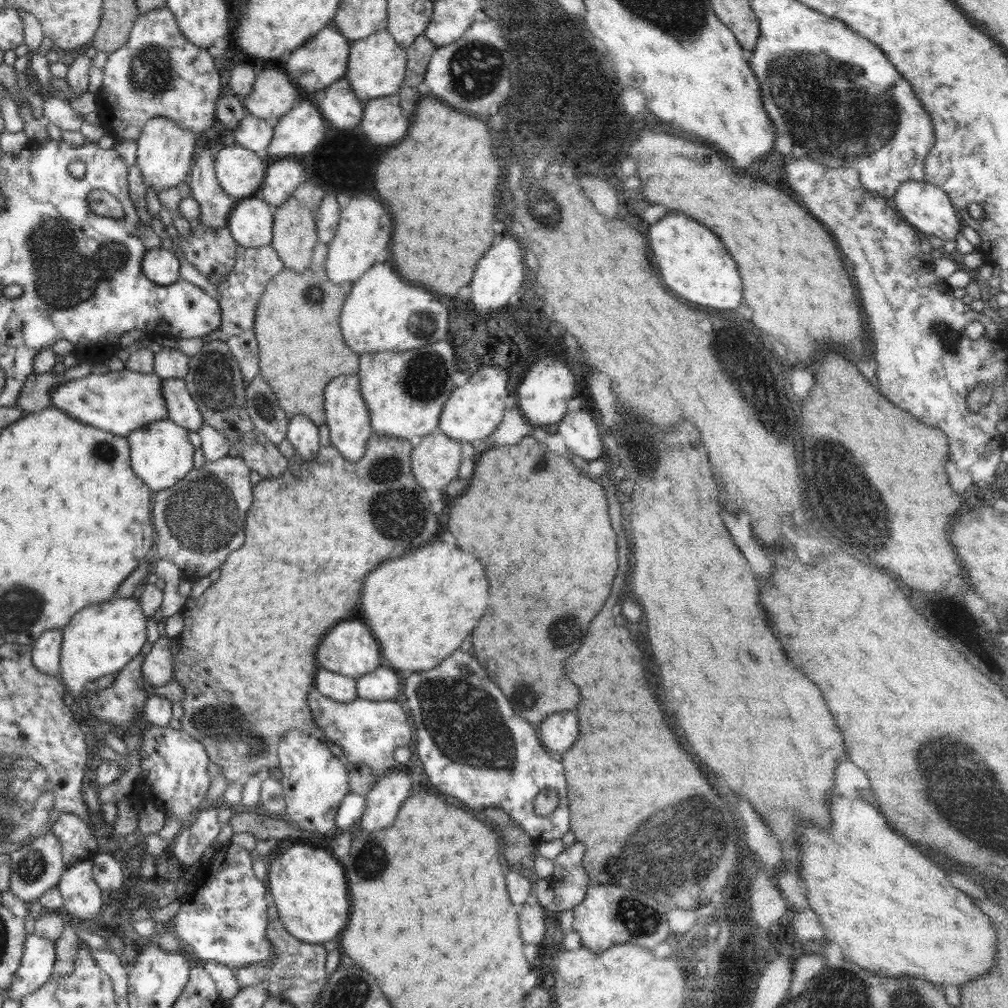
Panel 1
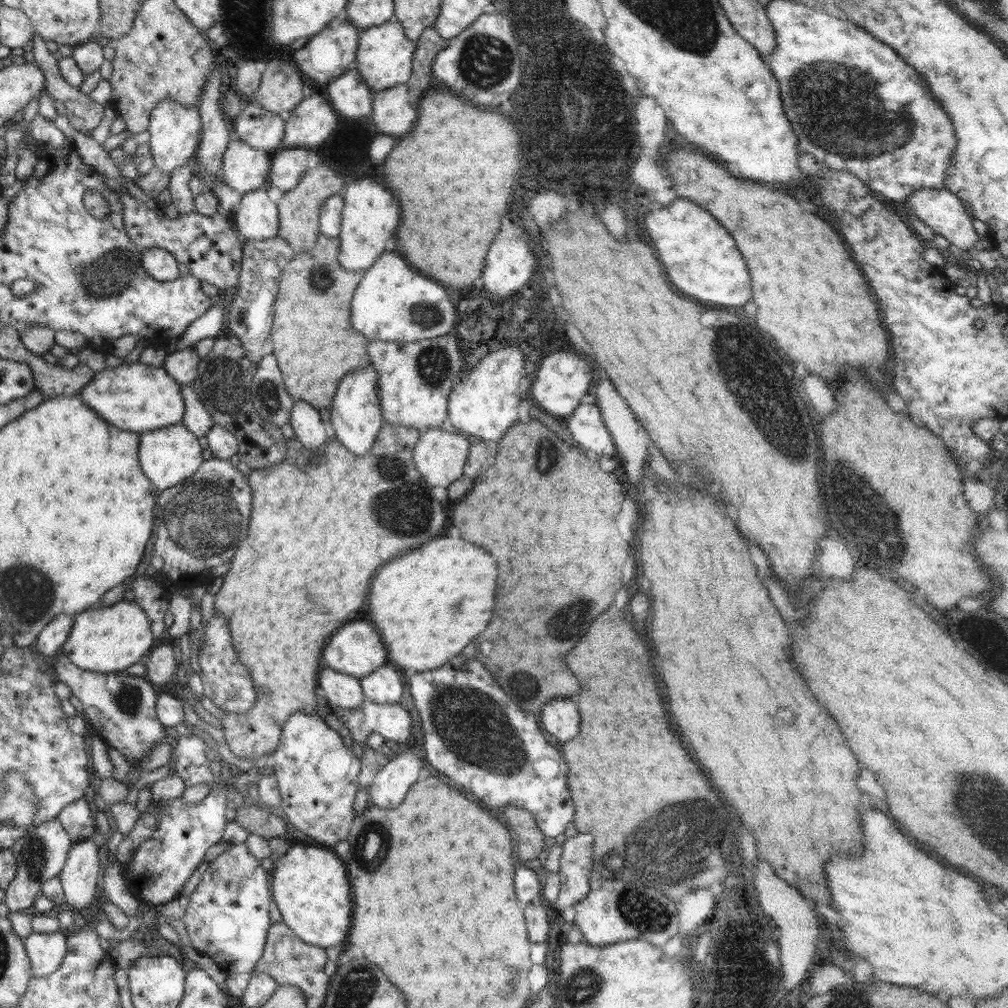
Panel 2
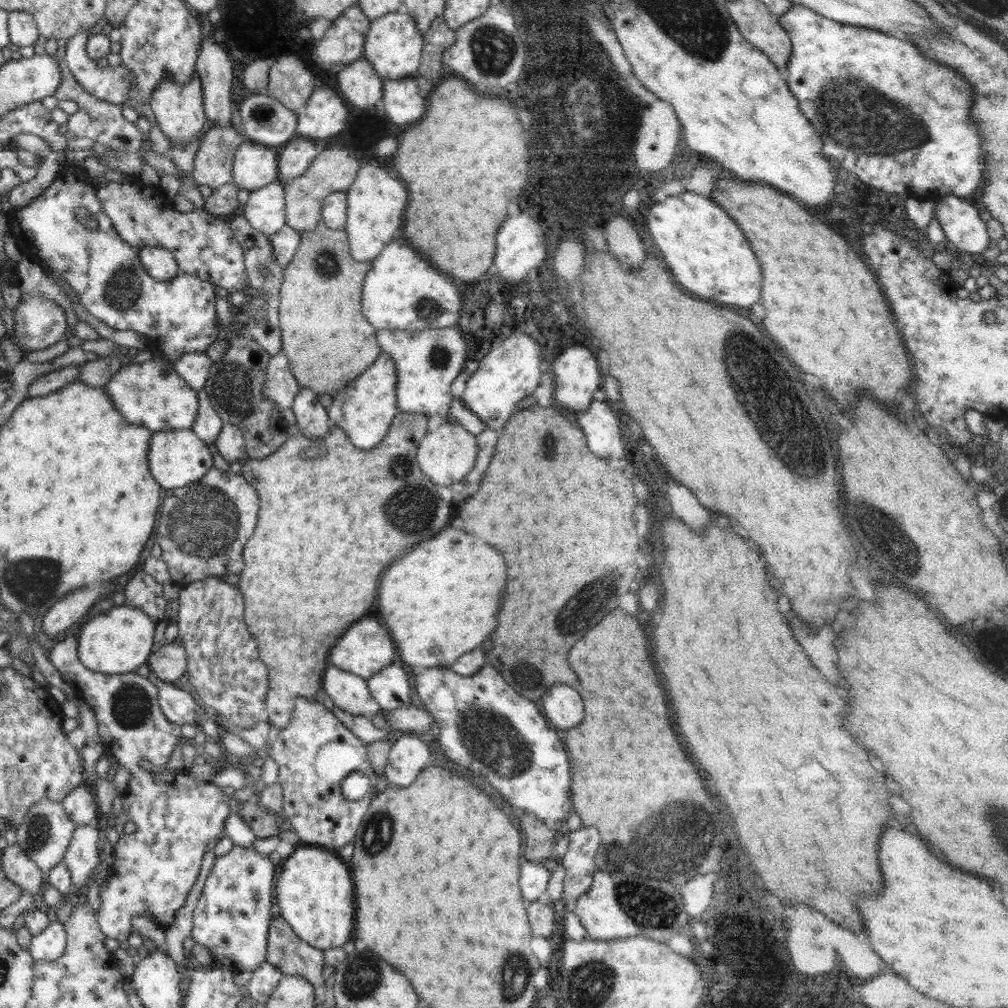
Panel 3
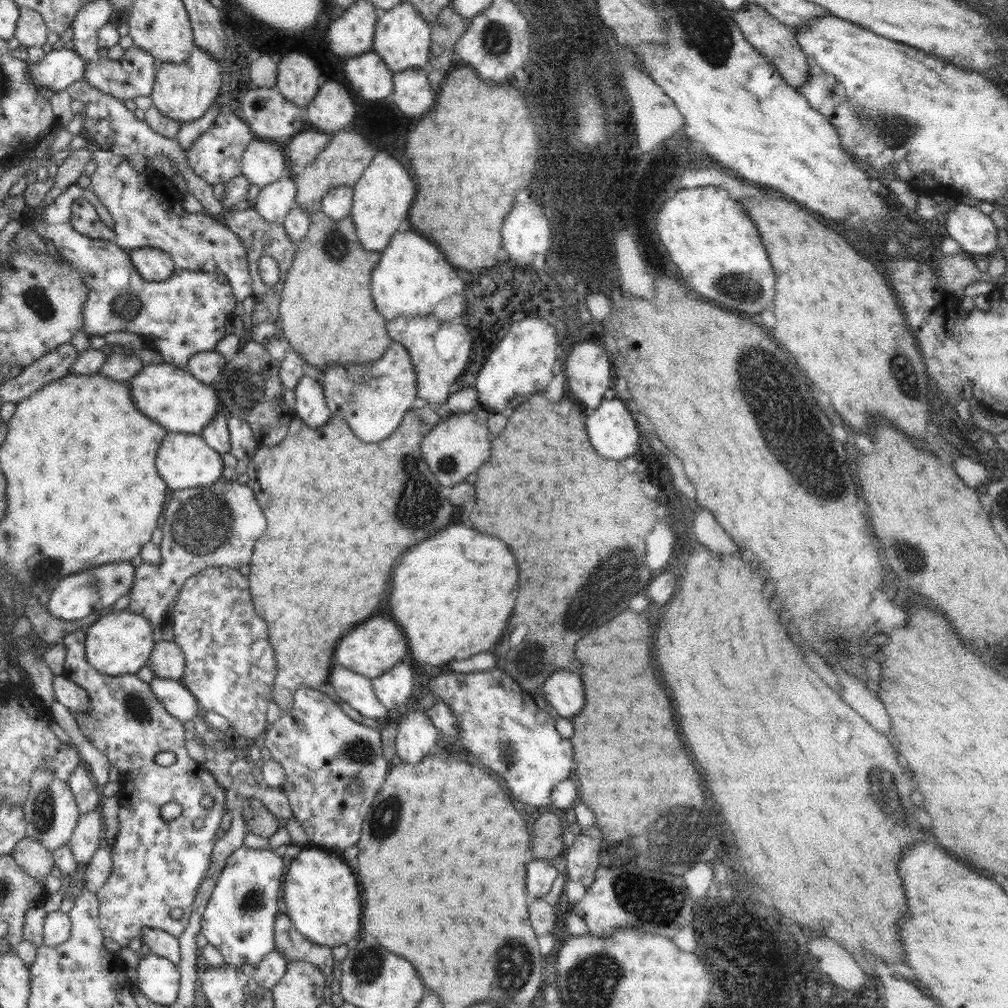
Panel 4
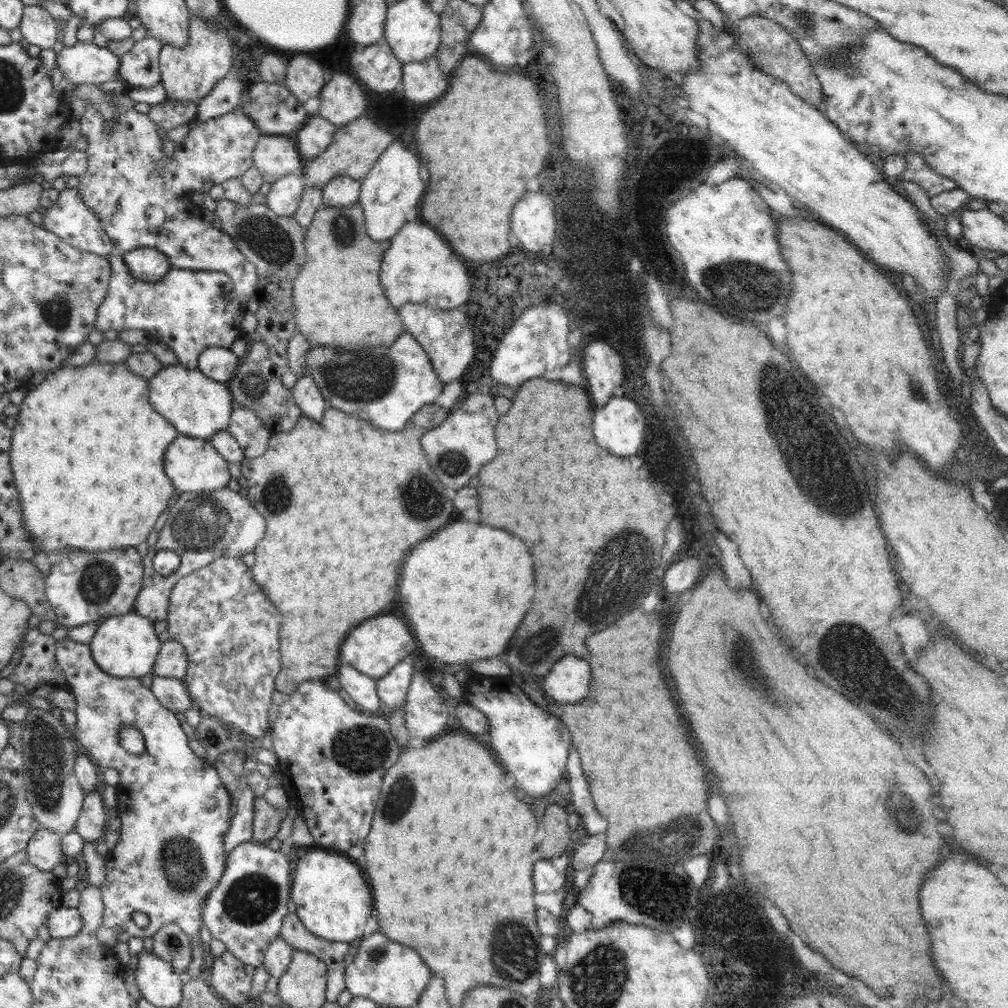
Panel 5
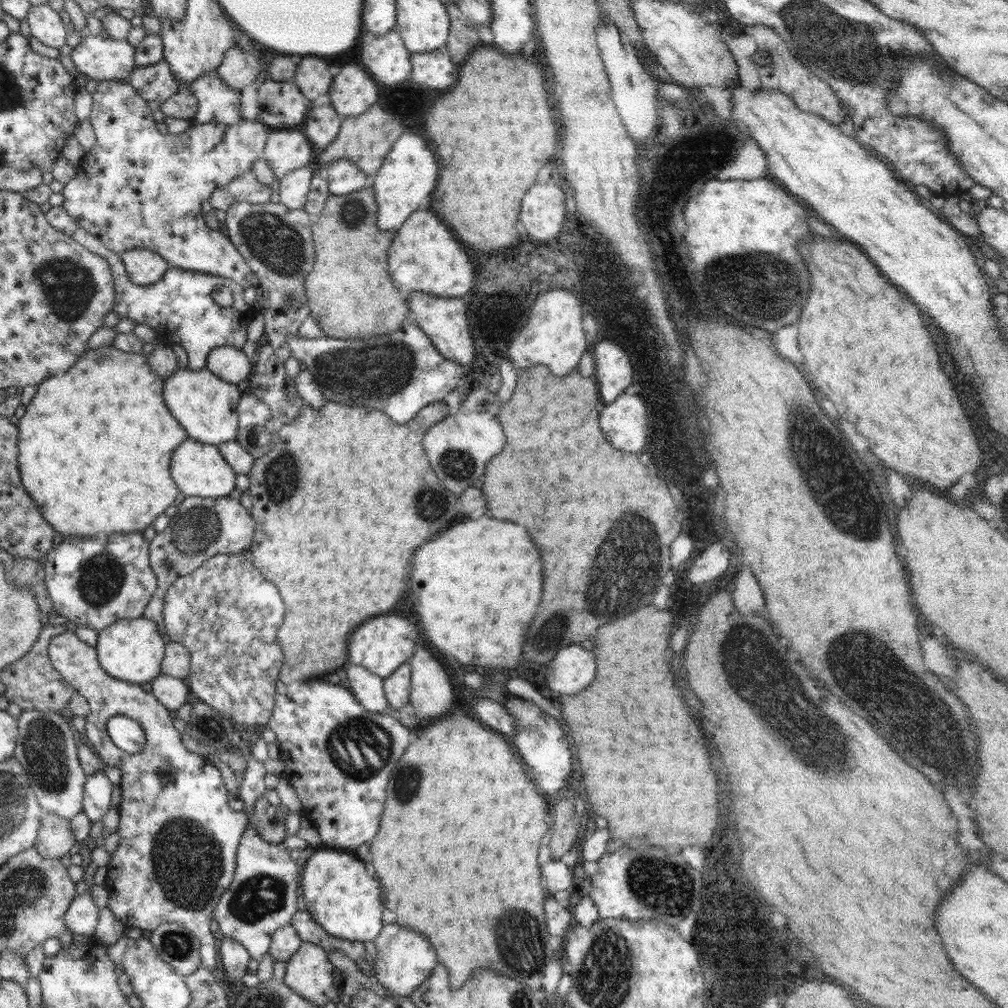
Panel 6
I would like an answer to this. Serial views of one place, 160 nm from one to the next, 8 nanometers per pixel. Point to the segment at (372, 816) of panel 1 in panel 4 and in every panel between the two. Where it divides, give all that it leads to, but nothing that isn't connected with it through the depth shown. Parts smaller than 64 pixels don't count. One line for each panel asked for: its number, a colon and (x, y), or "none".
2: (389, 786)
3: (410, 753)
4: (416, 737)

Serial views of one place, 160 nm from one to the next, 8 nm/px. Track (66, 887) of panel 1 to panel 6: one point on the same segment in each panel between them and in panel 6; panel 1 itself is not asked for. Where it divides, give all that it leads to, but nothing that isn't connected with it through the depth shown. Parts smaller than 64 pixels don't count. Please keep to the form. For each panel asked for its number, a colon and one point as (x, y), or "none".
2: (79, 877)
3: (82, 857)
4: (83, 843)
5: (92, 820)
6: (96, 797)

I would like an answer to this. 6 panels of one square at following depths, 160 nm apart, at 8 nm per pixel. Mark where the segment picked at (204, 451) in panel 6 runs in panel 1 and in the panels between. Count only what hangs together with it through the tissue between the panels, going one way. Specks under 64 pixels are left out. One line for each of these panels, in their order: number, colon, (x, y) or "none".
1: (161, 454)
2: (169, 455)
3: (177, 459)
4: (184, 461)
5: (192, 465)

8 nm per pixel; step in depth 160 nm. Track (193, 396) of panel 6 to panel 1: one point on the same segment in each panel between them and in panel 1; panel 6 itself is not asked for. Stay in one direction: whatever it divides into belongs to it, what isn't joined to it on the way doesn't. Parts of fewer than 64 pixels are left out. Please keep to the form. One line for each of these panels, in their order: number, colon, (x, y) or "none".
1: (118, 402)
2: (135, 397)
3: (151, 394)
4: (169, 395)
5: (196, 405)

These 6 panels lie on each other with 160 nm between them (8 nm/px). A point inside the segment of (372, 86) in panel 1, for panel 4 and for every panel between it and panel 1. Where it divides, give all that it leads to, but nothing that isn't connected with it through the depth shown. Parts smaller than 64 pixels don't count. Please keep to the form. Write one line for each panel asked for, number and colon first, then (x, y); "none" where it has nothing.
2: (384, 57)
3: (393, 46)
4: (402, 38)

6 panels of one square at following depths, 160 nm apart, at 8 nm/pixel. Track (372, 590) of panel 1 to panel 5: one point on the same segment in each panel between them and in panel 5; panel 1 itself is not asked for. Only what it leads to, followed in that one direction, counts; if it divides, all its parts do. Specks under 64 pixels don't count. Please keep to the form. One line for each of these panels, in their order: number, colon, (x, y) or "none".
2: (427, 605)
3: (440, 601)
4: (453, 593)
5: (464, 591)

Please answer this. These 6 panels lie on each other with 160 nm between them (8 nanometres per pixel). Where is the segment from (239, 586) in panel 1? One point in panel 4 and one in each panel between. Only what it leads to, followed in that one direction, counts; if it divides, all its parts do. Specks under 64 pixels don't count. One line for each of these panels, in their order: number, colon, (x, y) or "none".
2: (322, 522)
3: (322, 533)
4: (333, 535)

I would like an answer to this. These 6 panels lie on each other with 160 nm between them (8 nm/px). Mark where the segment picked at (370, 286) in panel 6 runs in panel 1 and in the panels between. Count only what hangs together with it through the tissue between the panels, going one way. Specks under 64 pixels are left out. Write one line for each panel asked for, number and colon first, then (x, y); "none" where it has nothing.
1: (301, 349)
2: (314, 343)
3: (328, 342)
4: (328, 314)
5: (338, 299)

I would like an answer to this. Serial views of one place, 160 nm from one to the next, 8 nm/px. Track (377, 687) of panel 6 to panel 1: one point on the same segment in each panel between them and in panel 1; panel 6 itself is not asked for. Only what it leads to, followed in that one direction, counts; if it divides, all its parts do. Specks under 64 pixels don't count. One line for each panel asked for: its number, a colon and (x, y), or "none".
1: (333, 685)
2: (341, 690)
3: (349, 692)
4: (357, 690)
5: (362, 689)

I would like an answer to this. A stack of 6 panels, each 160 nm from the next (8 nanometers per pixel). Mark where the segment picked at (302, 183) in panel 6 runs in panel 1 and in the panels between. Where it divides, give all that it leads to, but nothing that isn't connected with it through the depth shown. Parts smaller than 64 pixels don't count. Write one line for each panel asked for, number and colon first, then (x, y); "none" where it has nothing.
1: (250, 222)
2: (257, 218)
3: (265, 209)
4: (274, 202)
5: (284, 196)

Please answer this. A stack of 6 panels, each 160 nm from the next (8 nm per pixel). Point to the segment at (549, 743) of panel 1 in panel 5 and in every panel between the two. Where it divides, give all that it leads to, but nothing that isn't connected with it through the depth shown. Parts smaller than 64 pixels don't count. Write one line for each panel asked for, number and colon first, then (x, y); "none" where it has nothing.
2: (560, 718)
3: (562, 705)
4: (564, 692)
5: (567, 681)

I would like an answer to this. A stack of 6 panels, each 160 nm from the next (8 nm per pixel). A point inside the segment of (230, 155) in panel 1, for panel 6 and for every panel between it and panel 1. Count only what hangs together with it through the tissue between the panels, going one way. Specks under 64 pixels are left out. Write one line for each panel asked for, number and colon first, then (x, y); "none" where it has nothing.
2: (245, 169)
3: (254, 165)
4: (263, 162)
5: (275, 156)
6: (285, 150)

